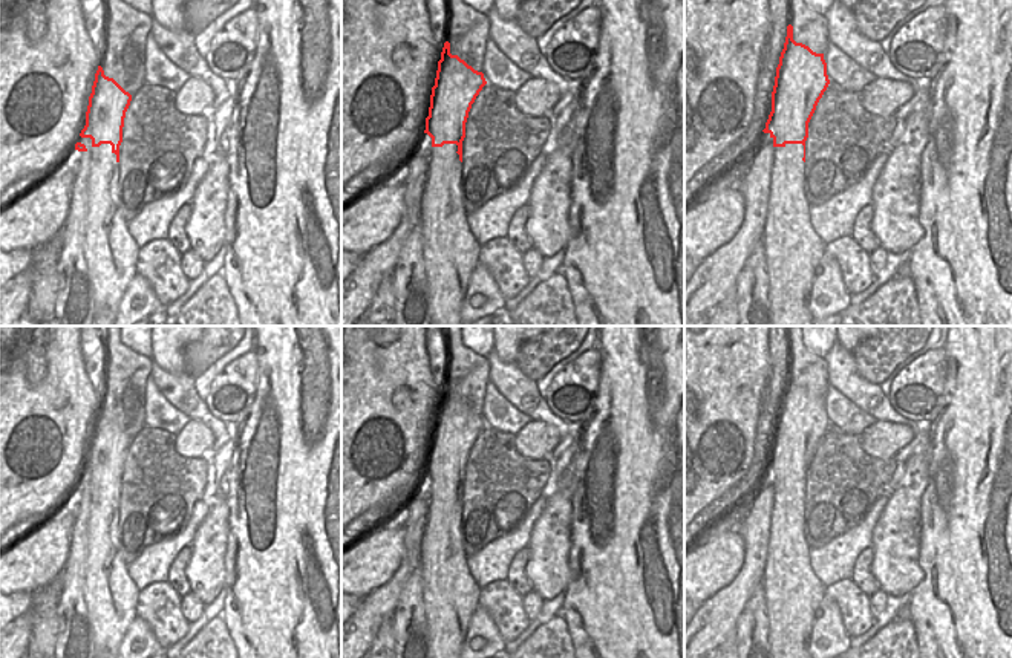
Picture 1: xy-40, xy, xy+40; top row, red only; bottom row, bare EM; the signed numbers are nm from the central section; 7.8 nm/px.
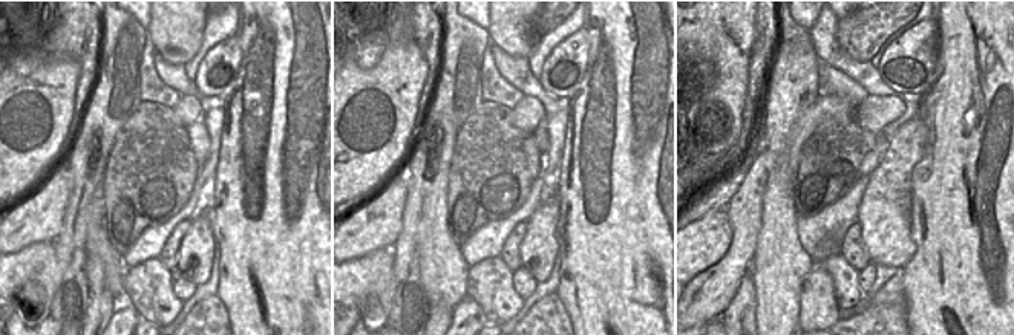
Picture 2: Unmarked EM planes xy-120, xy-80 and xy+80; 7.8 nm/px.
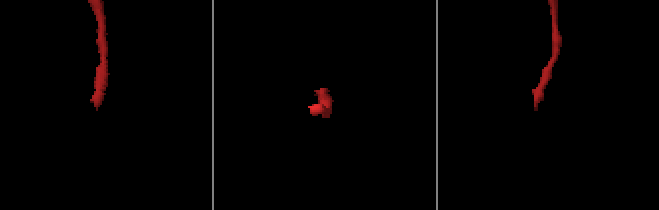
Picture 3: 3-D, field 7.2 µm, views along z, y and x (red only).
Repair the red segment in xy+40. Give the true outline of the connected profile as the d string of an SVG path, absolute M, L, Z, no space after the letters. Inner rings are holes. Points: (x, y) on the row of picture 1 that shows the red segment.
M788 24L776 67L772 112L762 130L770 135L775 147L766 228L762 231L772 326L811 326L813 320L808 300L816 268L825 254L825 243L811 228L810 205L804 194L804 164L808 122L828 84L824 54L816 54L808 46L796 43L793 40L793 26Z

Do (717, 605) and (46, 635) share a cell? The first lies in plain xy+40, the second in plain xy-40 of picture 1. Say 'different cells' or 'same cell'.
different cells

